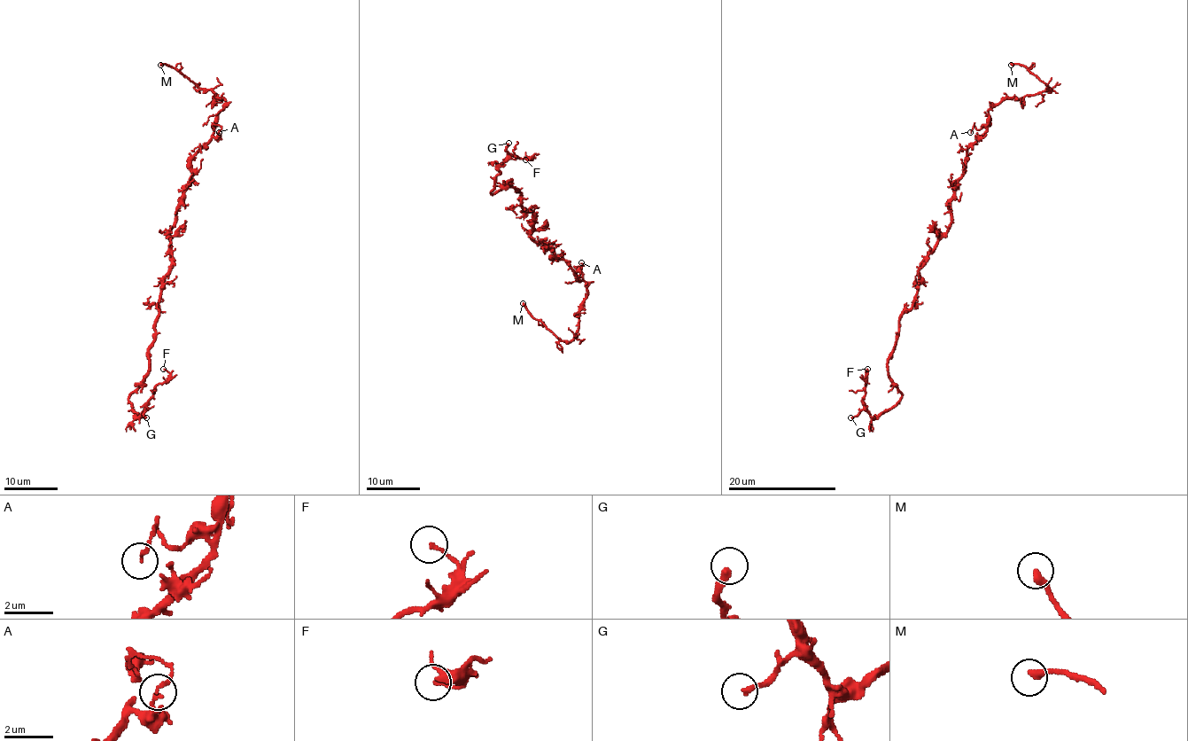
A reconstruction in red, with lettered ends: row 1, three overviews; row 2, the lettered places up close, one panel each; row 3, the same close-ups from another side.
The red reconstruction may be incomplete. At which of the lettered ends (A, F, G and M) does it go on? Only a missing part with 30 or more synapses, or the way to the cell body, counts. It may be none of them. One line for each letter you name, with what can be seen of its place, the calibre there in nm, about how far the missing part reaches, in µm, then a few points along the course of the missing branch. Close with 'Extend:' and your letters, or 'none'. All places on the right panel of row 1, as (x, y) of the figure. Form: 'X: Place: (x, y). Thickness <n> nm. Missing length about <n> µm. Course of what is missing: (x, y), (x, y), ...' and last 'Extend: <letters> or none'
M: Place: (1011, 65). Thickness 300 nm. Missing length about 25 µm. Course of what is missing: (1011, 65), (990, 72), (967, 72), (933, 48), (925, 46), (923, 42)
Extend: M

